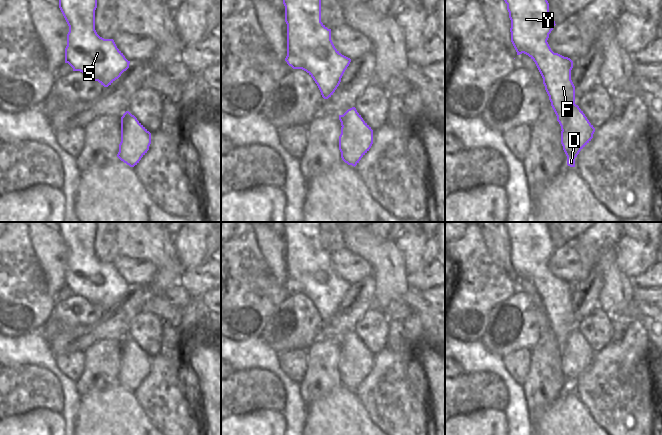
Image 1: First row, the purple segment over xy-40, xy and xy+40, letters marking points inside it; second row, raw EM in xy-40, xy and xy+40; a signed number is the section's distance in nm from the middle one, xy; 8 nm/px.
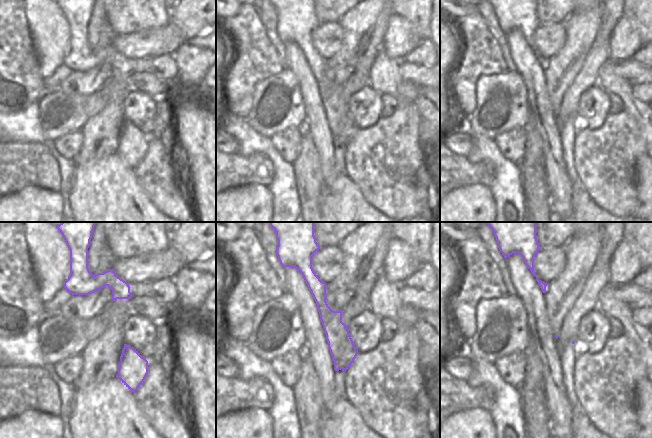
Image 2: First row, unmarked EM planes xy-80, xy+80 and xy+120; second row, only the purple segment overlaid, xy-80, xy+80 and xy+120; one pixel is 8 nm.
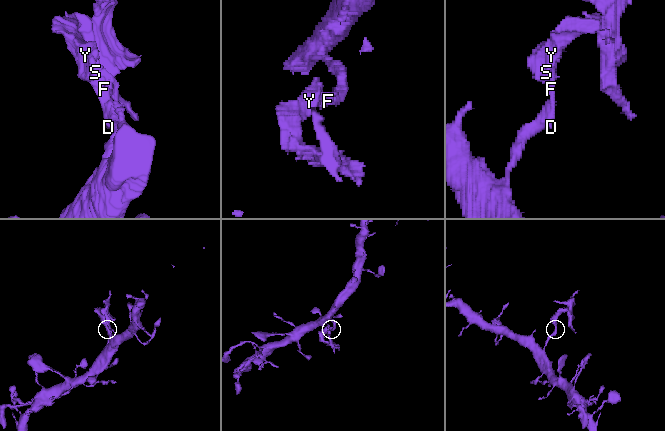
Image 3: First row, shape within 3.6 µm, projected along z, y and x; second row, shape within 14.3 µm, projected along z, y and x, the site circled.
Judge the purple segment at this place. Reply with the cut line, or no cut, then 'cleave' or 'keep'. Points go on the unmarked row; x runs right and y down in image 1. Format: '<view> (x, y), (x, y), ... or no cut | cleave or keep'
xy+40 (577, 329), (571, 334), (567, 342), (567, 348), (561, 353) | cleave

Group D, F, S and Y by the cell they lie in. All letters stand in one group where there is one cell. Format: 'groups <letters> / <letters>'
groups D / F S Y

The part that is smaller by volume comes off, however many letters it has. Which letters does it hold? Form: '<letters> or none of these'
F, S, Y

